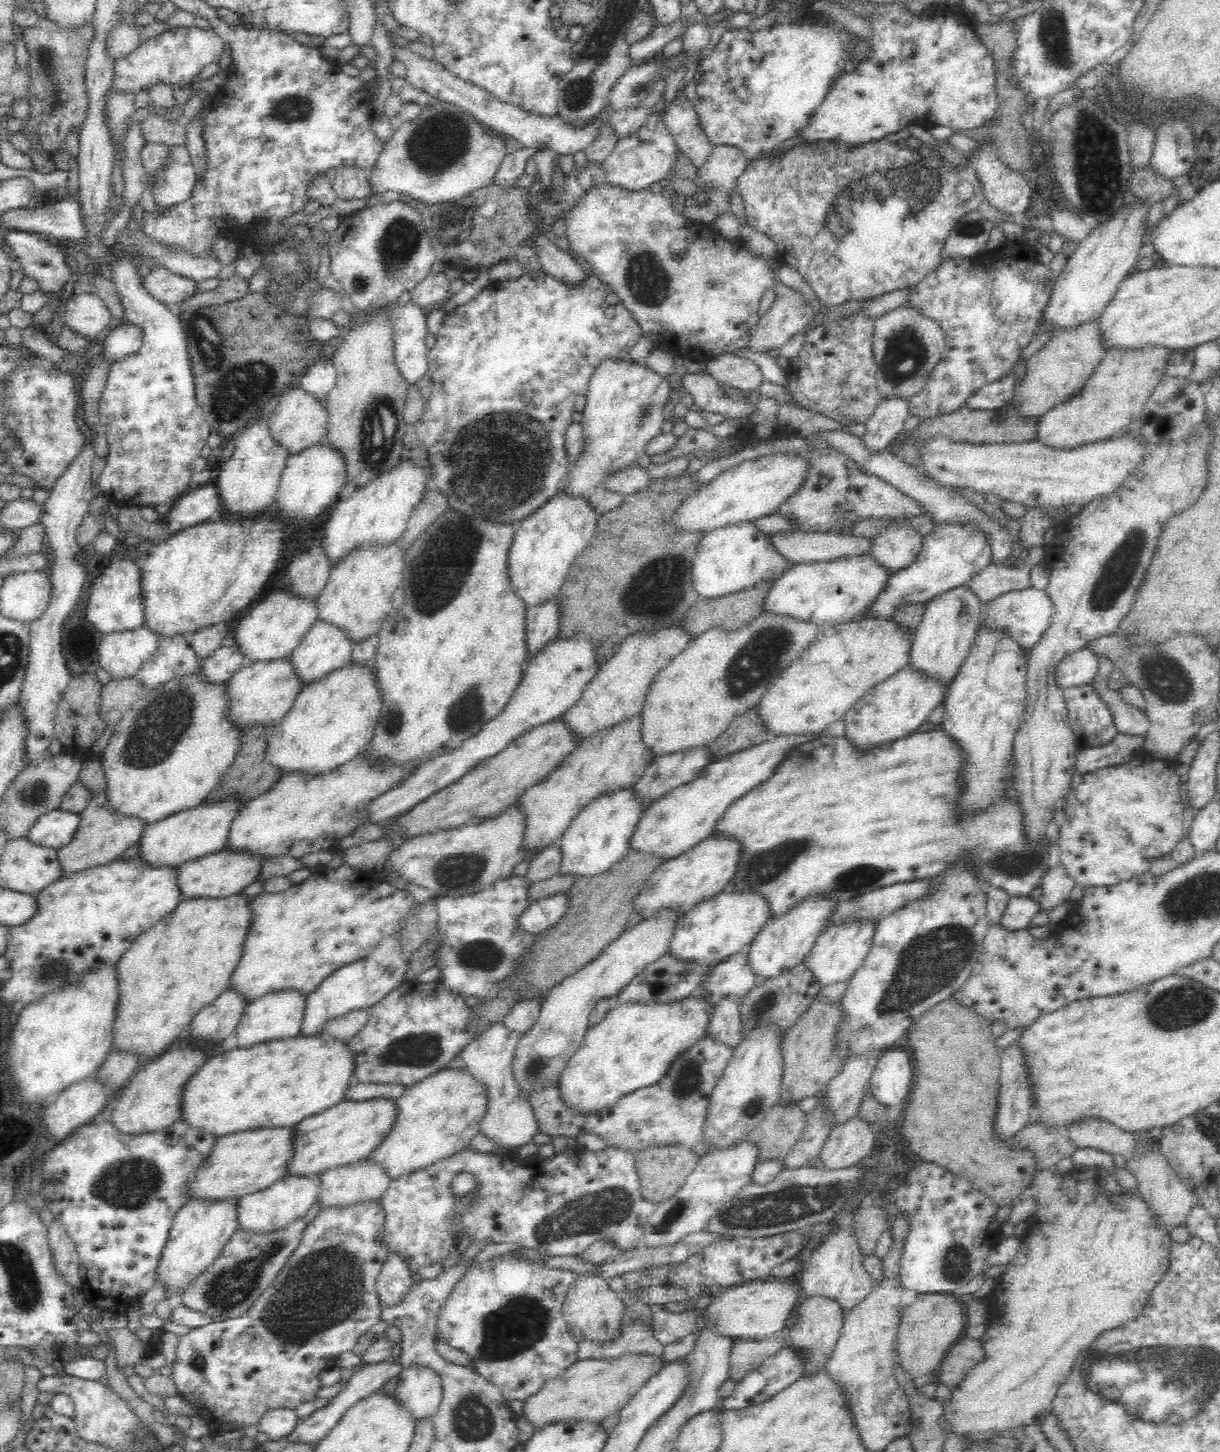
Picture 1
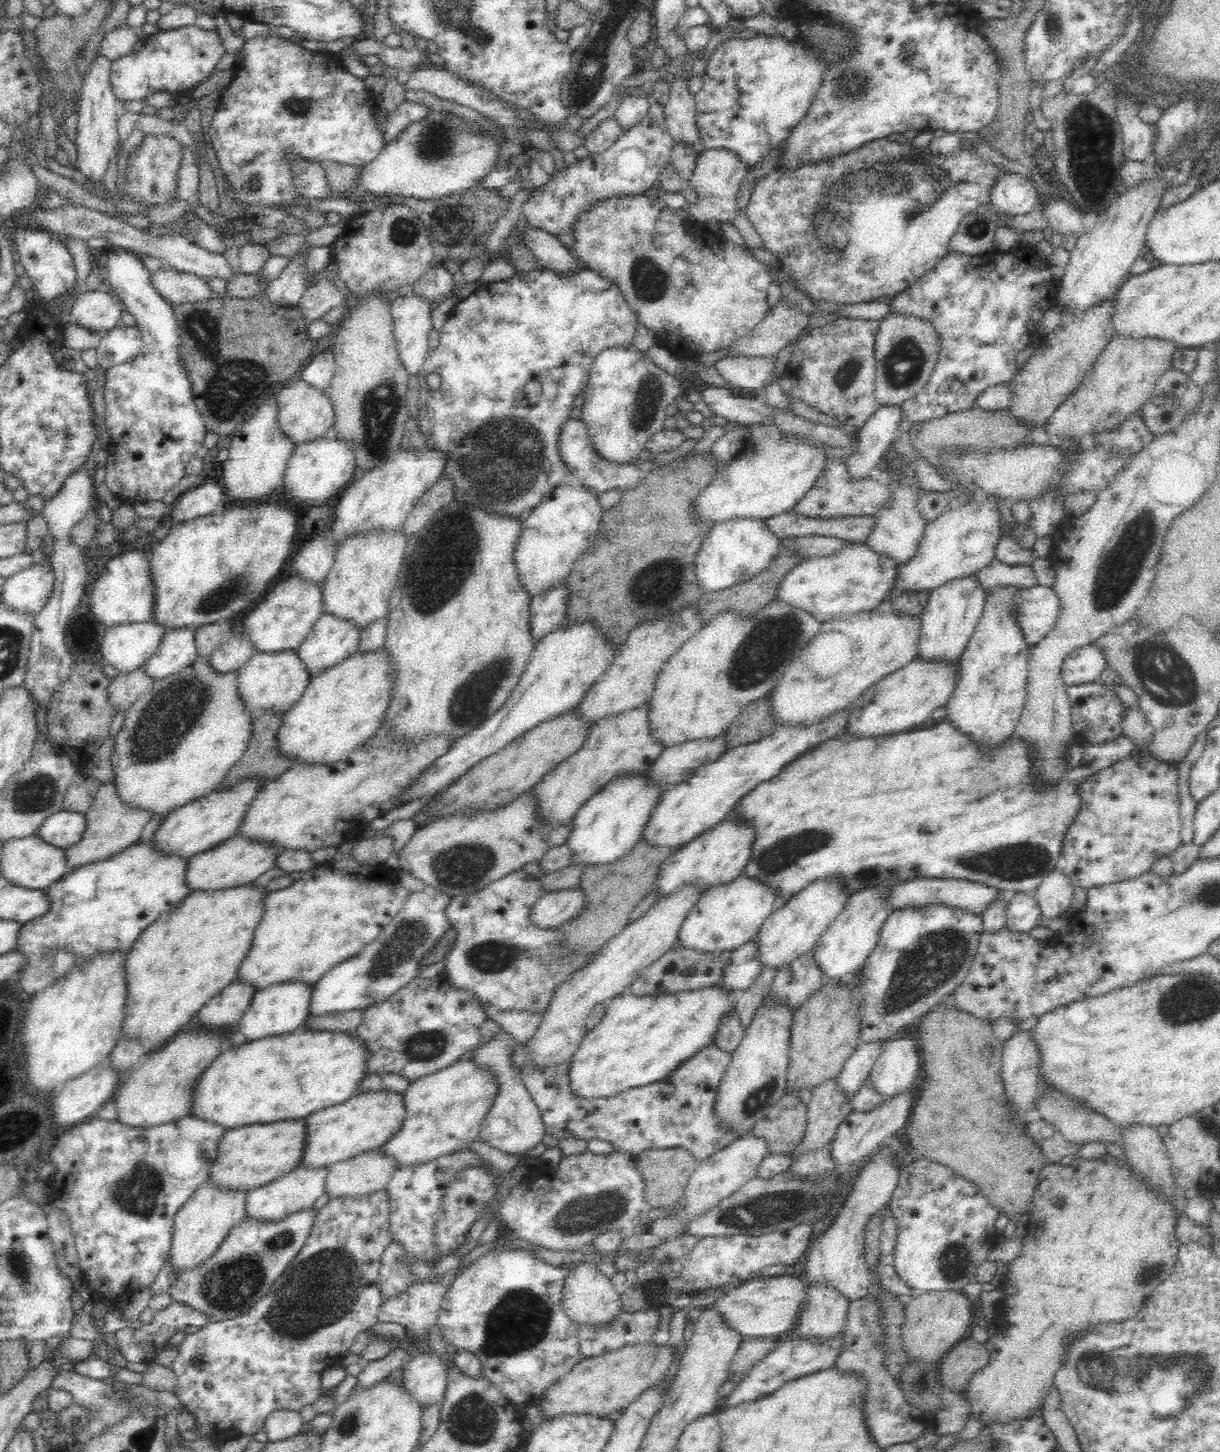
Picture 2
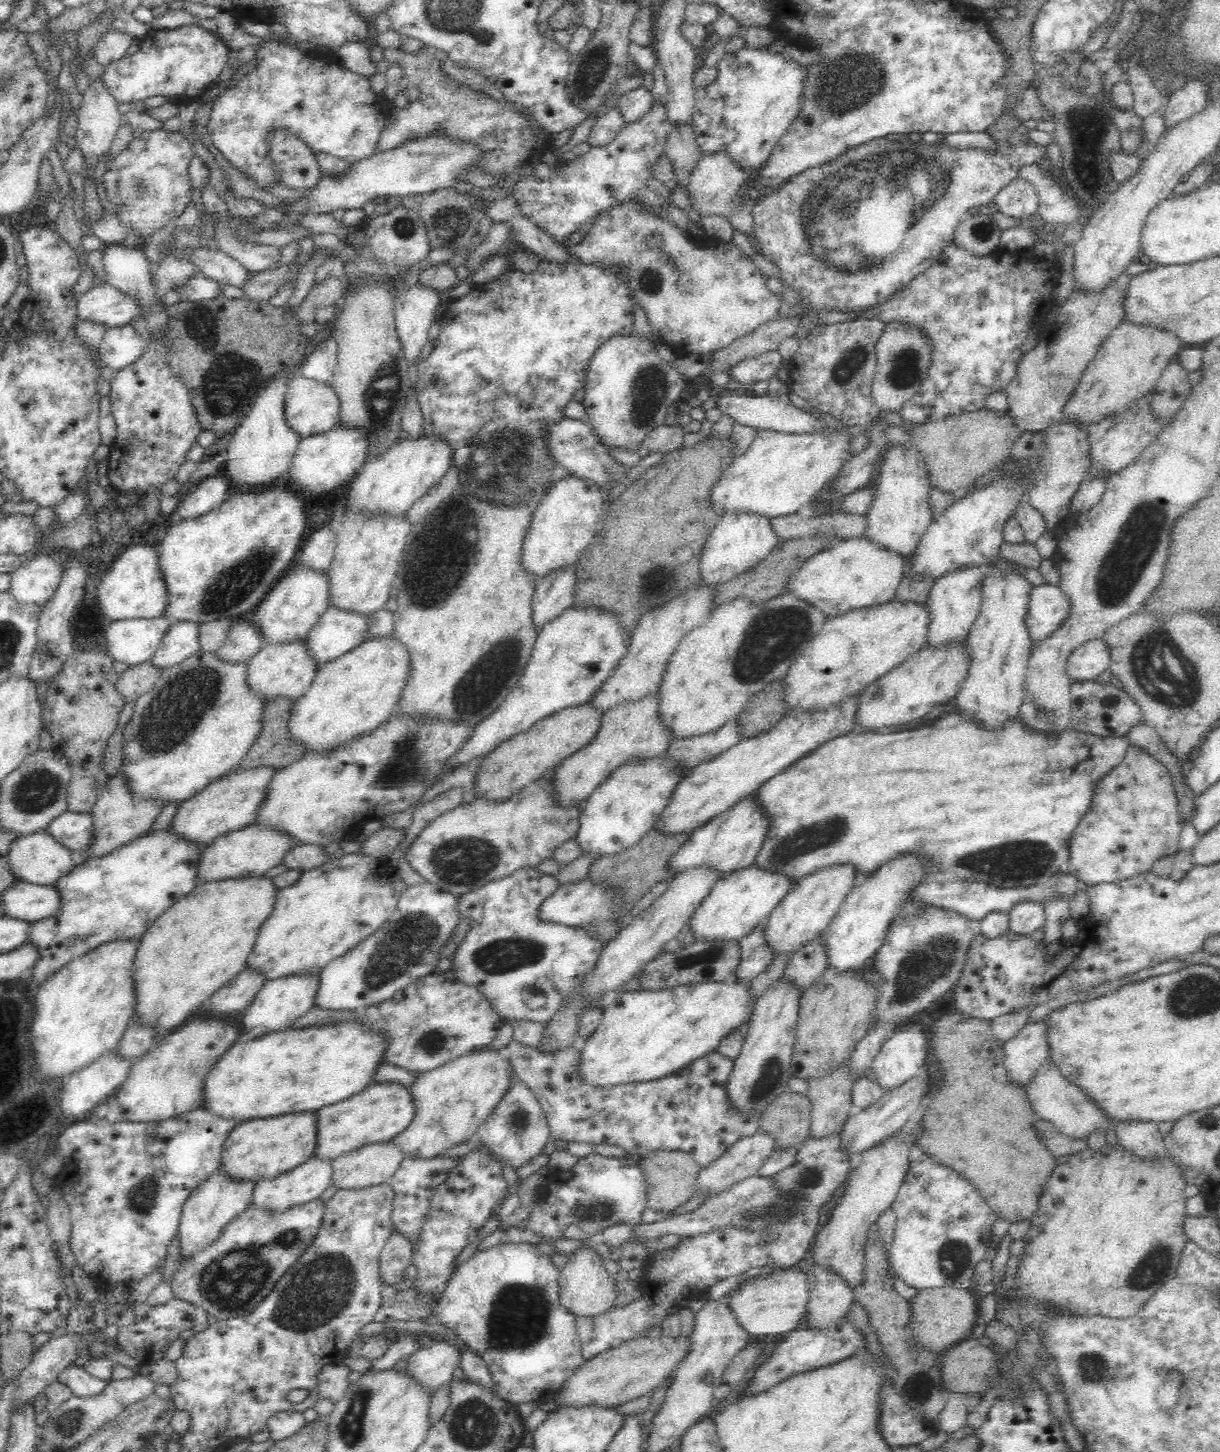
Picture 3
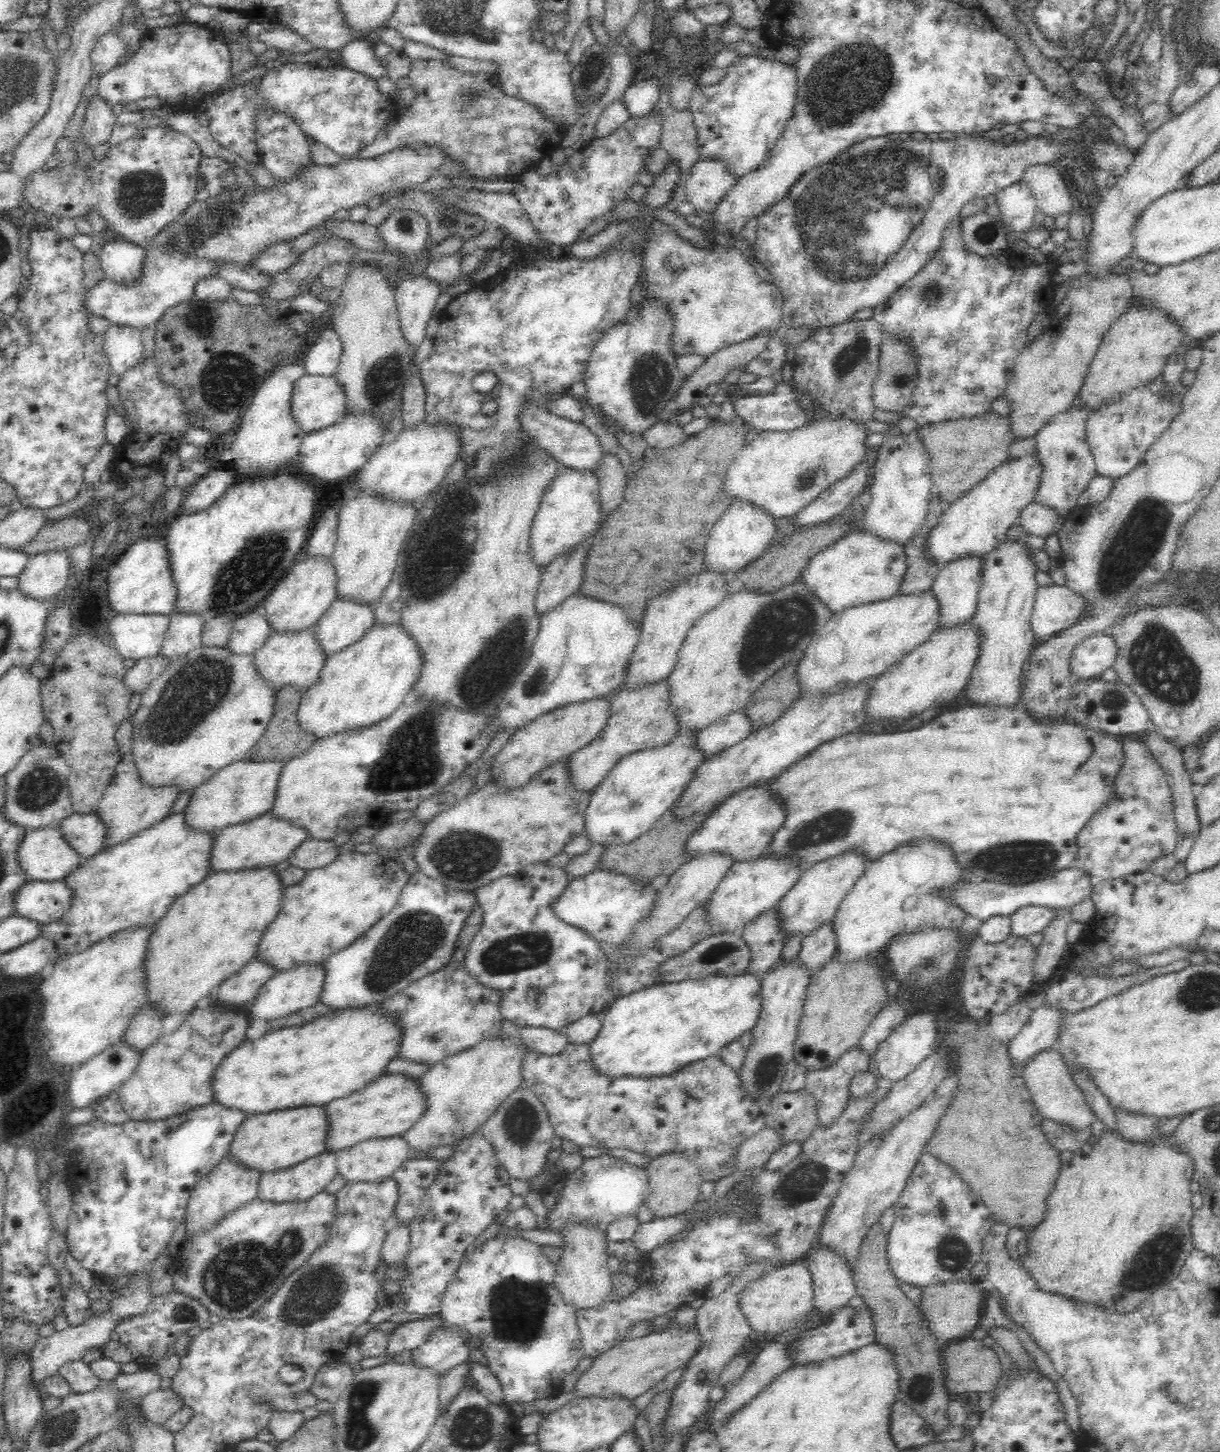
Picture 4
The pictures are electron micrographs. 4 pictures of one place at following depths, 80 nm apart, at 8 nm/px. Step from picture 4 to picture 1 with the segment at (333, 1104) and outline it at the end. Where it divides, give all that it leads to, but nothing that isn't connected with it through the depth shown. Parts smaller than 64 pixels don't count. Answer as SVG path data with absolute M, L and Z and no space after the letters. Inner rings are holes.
M372 1098L372 1100L347 1100L344 1099L338 1104L327 1108L312 1116L307 1116L301 1120L296 1127L296 1144L294 1144L294 1160L288 1166L288 1172L292 1173L320 1173L326 1172L338 1165L350 1164L351 1162L360 1160L362 1157L368 1157L371 1152L380 1146L382 1140L390 1134L390 1130L396 1124L396 1118L400 1114L398 1109L398 1101L394 1098Z

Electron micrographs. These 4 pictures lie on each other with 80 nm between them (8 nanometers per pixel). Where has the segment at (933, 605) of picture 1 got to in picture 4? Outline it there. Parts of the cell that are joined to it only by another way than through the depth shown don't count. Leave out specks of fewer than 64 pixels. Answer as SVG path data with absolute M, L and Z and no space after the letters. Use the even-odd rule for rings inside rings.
M976 553L954 557L952 560L947 560L940 567L938 576L936 576L931 586L941 605L940 627L942 625L953 625L958 621L970 619L974 616L978 604L977 594L981 585L982 575L983 558L982 555L976 555Z

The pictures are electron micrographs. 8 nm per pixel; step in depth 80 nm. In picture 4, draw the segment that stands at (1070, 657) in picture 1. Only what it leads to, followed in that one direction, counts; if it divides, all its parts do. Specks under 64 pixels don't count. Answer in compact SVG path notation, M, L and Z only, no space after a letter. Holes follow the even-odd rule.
M1098 632L1073 648L1069 670L1077 678L1092 679L1113 667L1117 658L1116 639L1109 633Z

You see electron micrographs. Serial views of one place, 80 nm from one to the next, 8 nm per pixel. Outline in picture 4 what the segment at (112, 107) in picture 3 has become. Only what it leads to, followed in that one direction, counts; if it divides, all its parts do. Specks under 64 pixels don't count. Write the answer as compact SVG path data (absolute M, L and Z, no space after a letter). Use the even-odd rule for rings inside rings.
M94 94L82 120L82 139L92 146L104 144L117 126L115 118L116 115L114 115L112 107Z

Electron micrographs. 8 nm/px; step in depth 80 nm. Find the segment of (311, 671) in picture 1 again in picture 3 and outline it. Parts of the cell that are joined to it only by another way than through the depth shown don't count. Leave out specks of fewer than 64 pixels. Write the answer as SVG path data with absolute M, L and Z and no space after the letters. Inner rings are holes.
M330 605L308 632L306 641L318 664L334 660L367 636L367 614Z

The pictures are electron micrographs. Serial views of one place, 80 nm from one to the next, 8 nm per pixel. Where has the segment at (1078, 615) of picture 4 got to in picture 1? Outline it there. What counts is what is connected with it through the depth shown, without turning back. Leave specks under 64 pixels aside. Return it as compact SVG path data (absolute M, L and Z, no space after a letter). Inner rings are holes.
M1028 587L1024 590L1006 592L993 599L984 604L980 625L988 621L988 625L992 625L992 627L1010 629L1012 637L1026 650L1032 648L1044 636L1055 612L1054 602L1046 589L1037 590L1034 587Z

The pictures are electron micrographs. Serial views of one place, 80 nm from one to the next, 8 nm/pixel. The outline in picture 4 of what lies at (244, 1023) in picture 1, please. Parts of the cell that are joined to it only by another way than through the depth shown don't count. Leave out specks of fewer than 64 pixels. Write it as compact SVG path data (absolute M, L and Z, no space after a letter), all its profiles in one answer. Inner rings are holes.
M308 961L292 968L277 971L267 980L253 1001L247 1006L250 1018L270 1020L304 1010L320 1003L326 978L325 961Z

